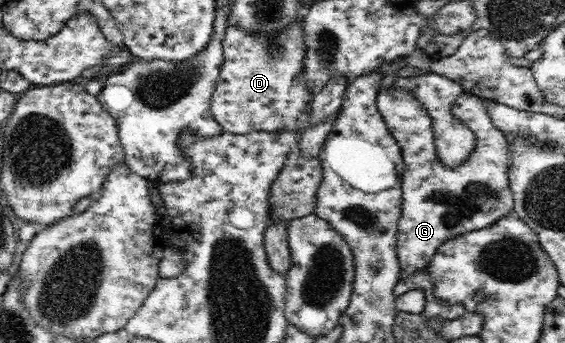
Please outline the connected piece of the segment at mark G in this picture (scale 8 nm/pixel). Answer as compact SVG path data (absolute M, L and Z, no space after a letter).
M393 85L388 89L379 90L377 95L377 108L384 116L386 126L392 132L401 147L400 151L405 166L398 188L402 192L401 216L397 226L397 255L402 269L401 279L409 279L415 270L424 269L436 256L439 247L448 243L450 239L456 239L459 235L486 229L504 219L510 211L513 211L514 196L509 186L509 149L508 141L504 132L496 129L487 112L487 101L477 95L463 92L454 103L452 103L452 114L466 124L476 134L476 148L472 158L466 162L463 171L452 167L446 167L436 155L435 141L433 140L432 118L424 104L408 90L400 90Z

